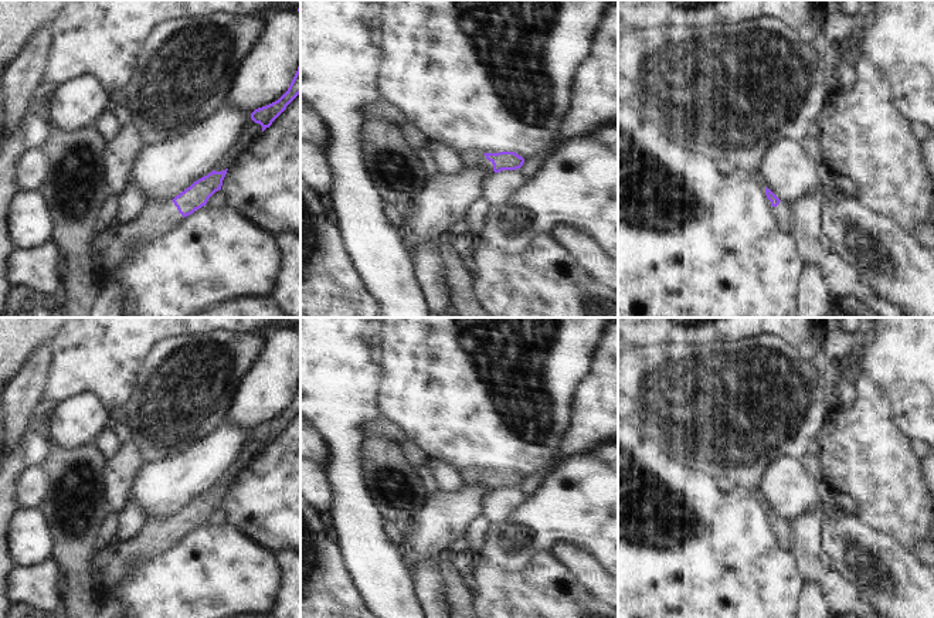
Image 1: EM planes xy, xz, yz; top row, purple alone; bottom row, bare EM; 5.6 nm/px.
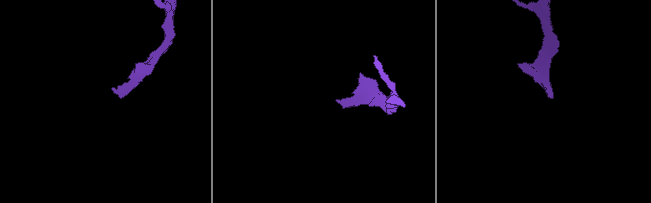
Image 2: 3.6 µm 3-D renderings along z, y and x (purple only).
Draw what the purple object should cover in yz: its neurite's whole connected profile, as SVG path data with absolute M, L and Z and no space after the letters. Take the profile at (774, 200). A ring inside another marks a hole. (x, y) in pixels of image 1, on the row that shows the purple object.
M765 187L765 196L771 201L771 211L782 231L791 231L794 211L792 204L781 201L770 189Z

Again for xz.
M465 150L463 153L459 153L459 157L462 166L480 163L495 173L502 170L516 170L524 163L524 159L514 152L479 153L476 150Z

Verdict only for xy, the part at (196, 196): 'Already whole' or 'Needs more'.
Needs more.

